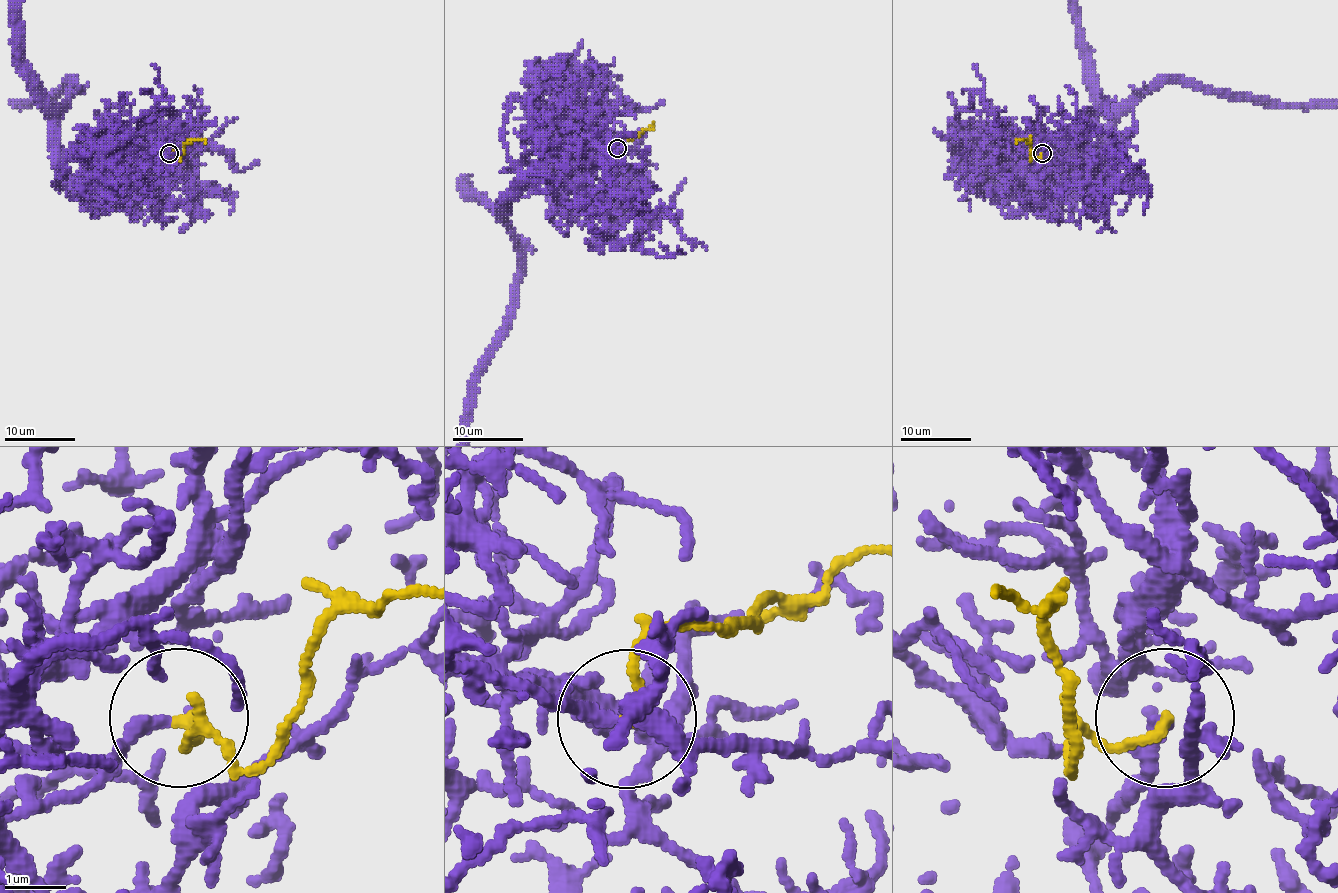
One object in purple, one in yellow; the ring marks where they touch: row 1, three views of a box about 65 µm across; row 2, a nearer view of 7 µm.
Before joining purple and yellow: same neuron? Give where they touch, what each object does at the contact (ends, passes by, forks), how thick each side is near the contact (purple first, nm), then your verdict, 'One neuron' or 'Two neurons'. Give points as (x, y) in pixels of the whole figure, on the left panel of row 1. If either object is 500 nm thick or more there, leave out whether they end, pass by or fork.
Place: (169, 153). At the ring purple passes by. At the ring yellow ends. Thickness 150 nm (purple) against 150 nm. One neuron

